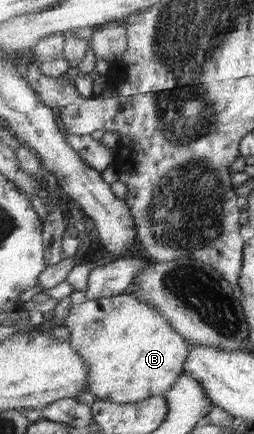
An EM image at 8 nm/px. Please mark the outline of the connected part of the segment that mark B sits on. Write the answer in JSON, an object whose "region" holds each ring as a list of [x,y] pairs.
{"region":[[[129,293],[93,298],[73,305],[62,325],[70,331],[70,346],[84,357],[89,366],[90,378],[86,387],[86,398],[91,402],[108,399],[115,403],[135,403],[153,396],[165,396],[185,373],[184,363],[189,352],[192,352],[192,343],[175,331],[166,315]]]}

